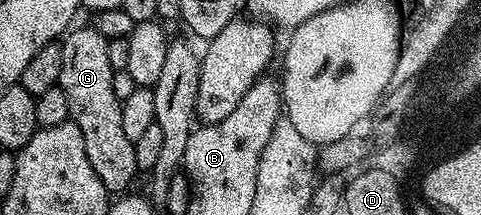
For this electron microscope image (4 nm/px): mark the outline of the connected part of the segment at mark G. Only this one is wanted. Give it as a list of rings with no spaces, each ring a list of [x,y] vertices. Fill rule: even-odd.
[[[86,24],[79,30],[71,29],[61,39],[60,45],[64,61],[60,63],[58,87],[68,100],[70,121],[80,128],[80,136],[84,136],[84,152],[88,152],[88,161],[96,176],[100,176],[100,184],[104,184],[111,195],[121,195],[131,189],[130,181],[134,174],[139,173],[139,168],[134,144],[128,140],[128,136],[124,136],[122,103],[112,92],[116,72],[108,62],[108,39],[93,25]]]

